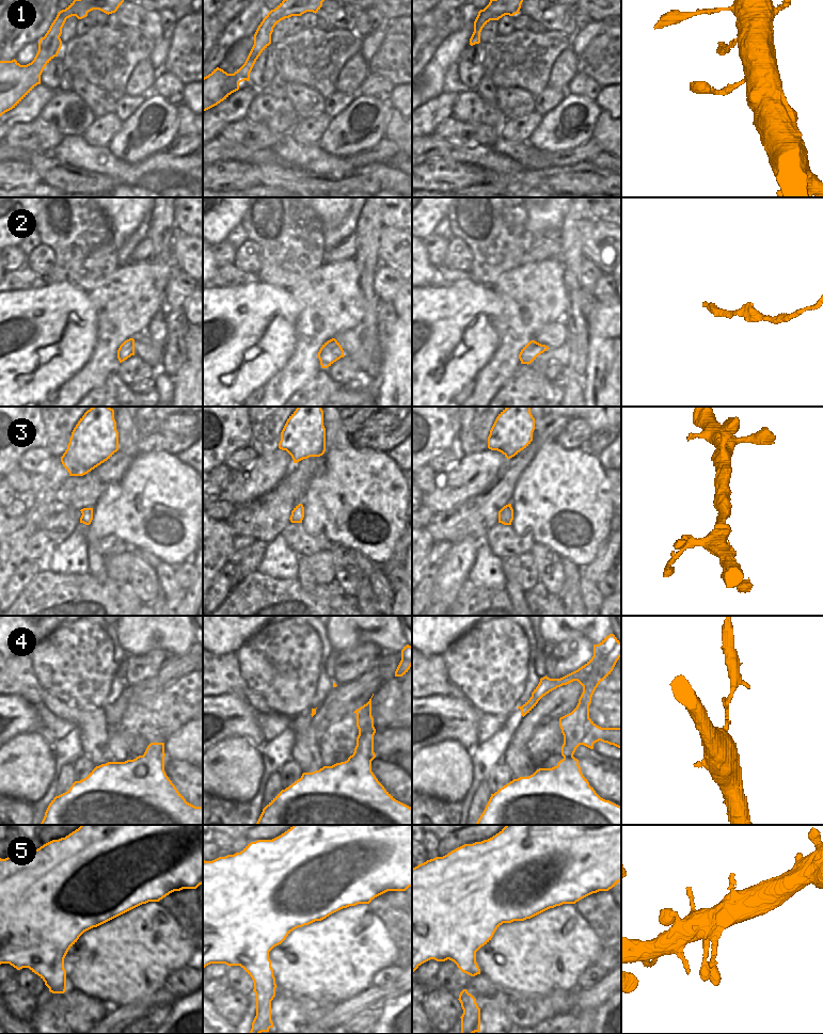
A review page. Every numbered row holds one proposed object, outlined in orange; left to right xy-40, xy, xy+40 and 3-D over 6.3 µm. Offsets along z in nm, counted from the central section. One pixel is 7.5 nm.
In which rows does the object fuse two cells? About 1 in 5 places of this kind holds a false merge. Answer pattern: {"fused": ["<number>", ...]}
{"fused": ["4"]}

